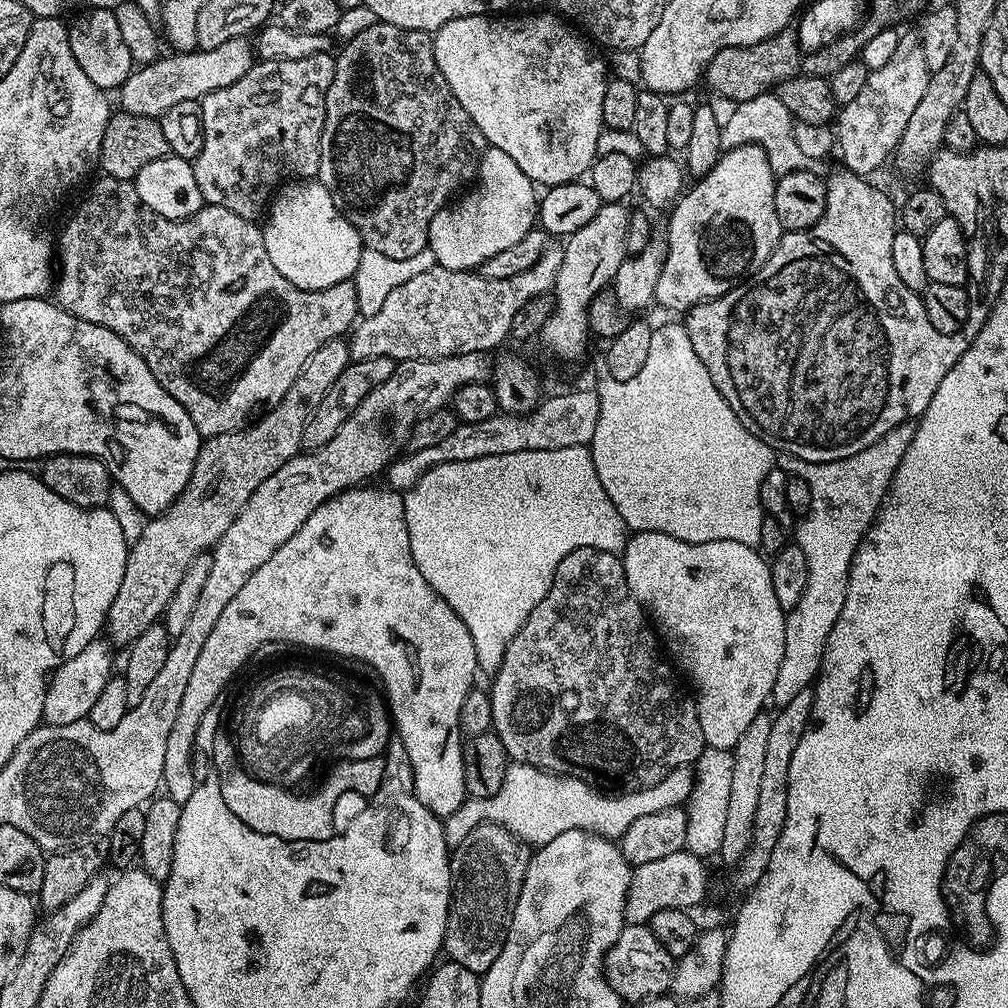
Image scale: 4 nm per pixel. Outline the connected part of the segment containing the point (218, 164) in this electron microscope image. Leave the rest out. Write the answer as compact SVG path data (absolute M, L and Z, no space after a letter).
M331 51L319 52L310 58L294 58L293 60L260 60L253 63L252 69L238 82L233 82L230 86L222 86L222 90L214 90L206 94L200 101L202 106L202 126L204 127L204 137L202 138L202 154L192 161L194 178L198 181L198 190L202 190L202 198L205 204L214 206L226 206L226 210L238 214L247 220L256 220L265 215L274 193L285 182L295 180L310 180L320 175L320 139L324 129L324 119L326 118L326 94L330 90L330 82L334 82L334 70L336 69L336 56Z

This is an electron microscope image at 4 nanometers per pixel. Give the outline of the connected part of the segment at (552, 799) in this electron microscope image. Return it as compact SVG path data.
M509 763L502 790L488 800L465 799L464 805L444 820L444 833L449 846L455 846L466 838L474 826L487 823L497 824L529 846L539 846L566 834L570 830L595 832L597 836L619 838L626 834L631 823L646 814L658 814L658 810L670 810L687 805L692 793L694 778L693 765L678 766L654 786L642 790L605 794L591 784L573 776L558 776L554 772L543 772L529 764Z

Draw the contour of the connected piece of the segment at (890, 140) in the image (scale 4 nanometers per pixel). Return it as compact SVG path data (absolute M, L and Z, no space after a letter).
M901 31L891 58L883 66L871 69L866 86L862 86L861 92L839 109L834 131L838 156L840 152L847 171L868 178L871 172L878 171L887 160L889 163L893 159L902 130L906 130L918 101L922 94L926 94L929 75L919 31Z

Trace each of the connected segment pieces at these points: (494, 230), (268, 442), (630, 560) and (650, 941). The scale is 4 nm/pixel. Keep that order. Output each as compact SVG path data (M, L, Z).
M489 14L454 18L454 22L446 22L446 26L434 33L432 45L442 78L446 78L450 90L454 90L454 98L462 102L462 110L470 114L485 141L491 145L480 160L474 187L455 202L440 208L428 227L427 248L434 250L437 265L455 272L471 272L479 269L486 258L494 258L494 254L507 250L524 235L530 234L538 220L538 196L532 193L531 178L520 169L514 157L496 148L533 148L536 152L556 148L555 183L579 181L597 160L598 138L605 129L602 98L606 94L610 72L606 60L595 52L597 49L567 19L556 14L512 14L507 18Z
M347 339L331 340L322 346L322 350L314 350L310 362L298 374L294 386L286 390L286 398L274 406L265 416L251 423L238 432L223 432L217 436L209 436L200 445L200 453L194 462L194 474L190 474L190 482L186 490L177 500L158 516L153 516L147 521L142 530L142 538L134 542L128 549L128 561L126 562L126 574L122 574L122 582L118 586L118 594L114 602L110 602L108 619L106 621L106 636L113 645L127 646L133 644L142 634L142 630L150 630L152 624L157 623L163 617L170 598L174 598L174 590L178 590L178 582L182 582L182 574L205 550L215 548L216 543L230 530L234 518L242 514L242 506L250 502L250 496L254 490L262 485L270 474L288 459L294 458L301 451L302 430L310 418L310 414L326 398L330 386L334 386L334 378L346 370L346 366L352 360L352 350Z
M632 532L622 559L633 598L650 617L675 667L681 673L684 671L692 683L691 691L694 693L698 722L702 722L705 745L730 750L738 738L746 734L757 714L765 711L786 650L786 609L778 606L769 561L756 548L742 542L723 540L695 544L657 532Z
M625 923L618 934L618 942L614 942L614 946L610 946L604 956L604 977L624 1002L643 1002L665 995L671 989L675 969L676 960L666 950L666 946L658 942L648 924Z

